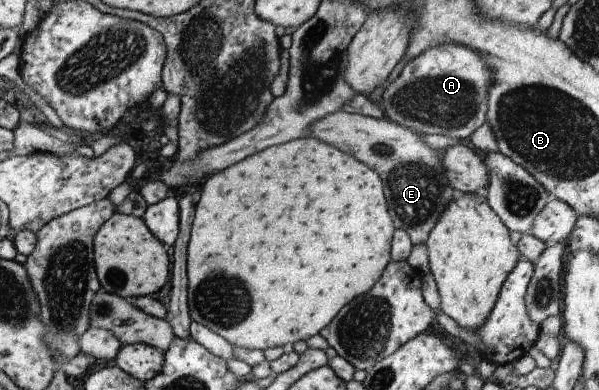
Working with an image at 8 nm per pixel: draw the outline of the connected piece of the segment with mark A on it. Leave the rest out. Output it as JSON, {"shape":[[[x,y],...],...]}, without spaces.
{"shape":[[[454,43],[427,48],[403,67],[397,78],[384,85],[381,107],[387,119],[407,127],[416,134],[437,133],[468,142],[468,137],[486,123],[486,90],[491,85],[490,67],[475,50]]]}

